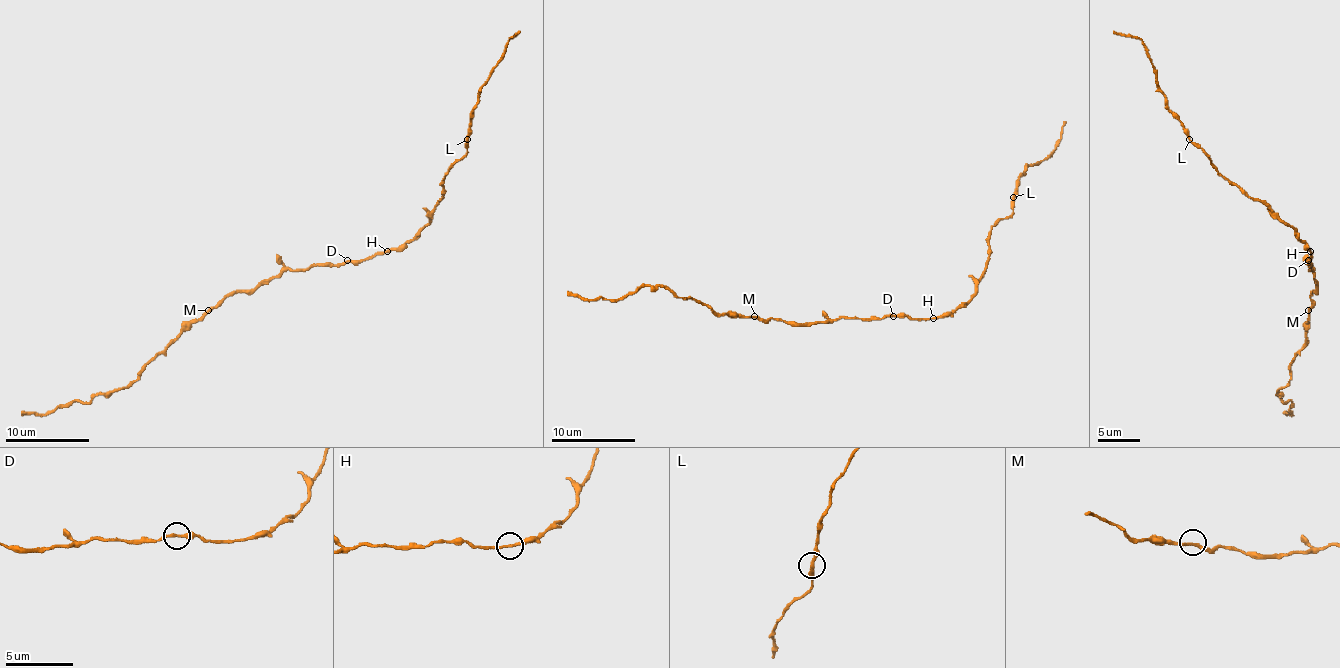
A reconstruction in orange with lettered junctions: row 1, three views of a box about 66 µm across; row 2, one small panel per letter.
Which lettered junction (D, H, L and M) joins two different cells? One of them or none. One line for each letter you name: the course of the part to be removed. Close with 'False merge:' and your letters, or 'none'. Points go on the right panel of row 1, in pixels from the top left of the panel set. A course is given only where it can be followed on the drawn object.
L: Course of the part to remove: (1190, 140), (1167, 104), (1143, 43), (1114, 30)
False merge: L

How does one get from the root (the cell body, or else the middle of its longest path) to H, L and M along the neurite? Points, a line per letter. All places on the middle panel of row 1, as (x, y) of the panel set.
H: (893, 316), (933, 318)
L: (893, 316), (948, 316), (965, 303), (975, 292), (975, 282), (986, 267), (988, 231), (1013, 210), (1013, 198)
M: (893, 316), (837, 318), (803, 324), (788, 324), (771, 318), (759, 320), (754, 316)

